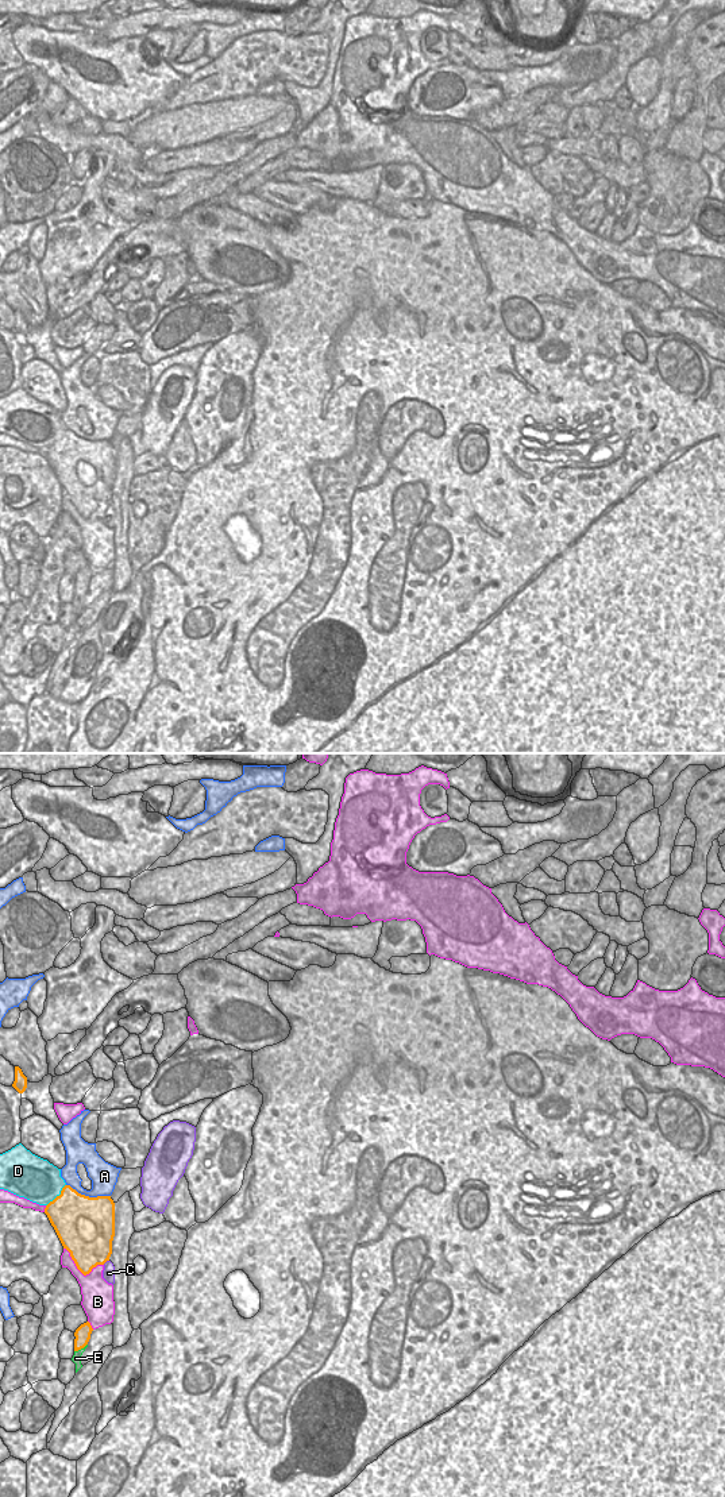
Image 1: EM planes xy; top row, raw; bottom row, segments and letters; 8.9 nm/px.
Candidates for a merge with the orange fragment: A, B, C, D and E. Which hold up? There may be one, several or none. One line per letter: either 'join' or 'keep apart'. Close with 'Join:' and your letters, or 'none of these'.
A: keep apart
B: keep apart
C: keep apart
D: keep apart
E: keep apart
Join: none of these

